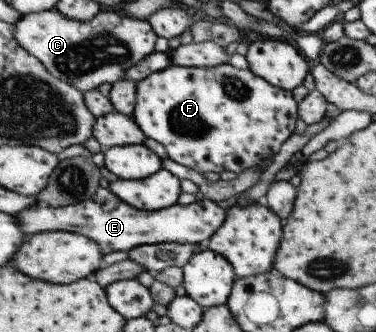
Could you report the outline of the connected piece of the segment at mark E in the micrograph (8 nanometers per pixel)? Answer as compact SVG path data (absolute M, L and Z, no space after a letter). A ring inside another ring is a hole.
M109 188L96 190L95 197L91 201L65 207L39 203L16 216L27 237L46 231L78 233L94 239L103 254L118 252L118 250L128 253L139 246L160 243L207 245L208 240L225 223L226 217L226 209L223 210L216 201L206 198L190 205L175 204L159 211L141 211L124 202Z

